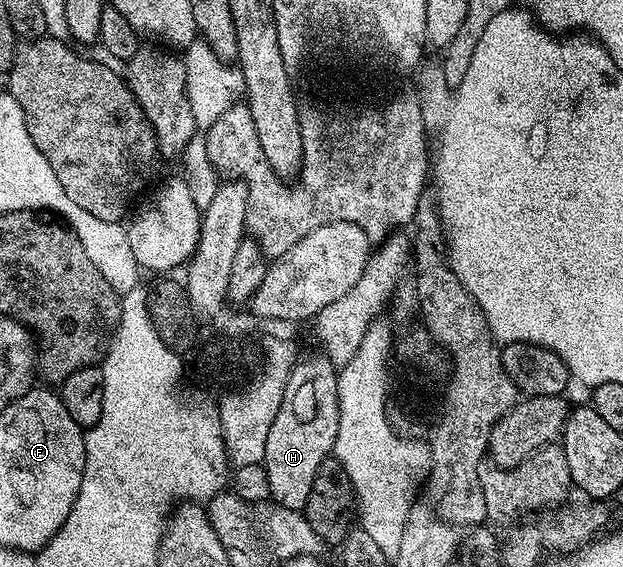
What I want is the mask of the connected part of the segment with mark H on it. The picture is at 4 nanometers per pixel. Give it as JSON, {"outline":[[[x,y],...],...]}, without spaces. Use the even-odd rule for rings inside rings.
{"outline":[[[324,354],[307,356],[295,361],[284,386],[284,396],[278,399],[278,408],[271,417],[269,434],[262,460],[263,469],[269,474],[271,500],[294,512],[302,512],[309,502],[309,490],[313,490],[313,478],[317,478],[317,466],[332,455],[338,426],[338,371]]]}

